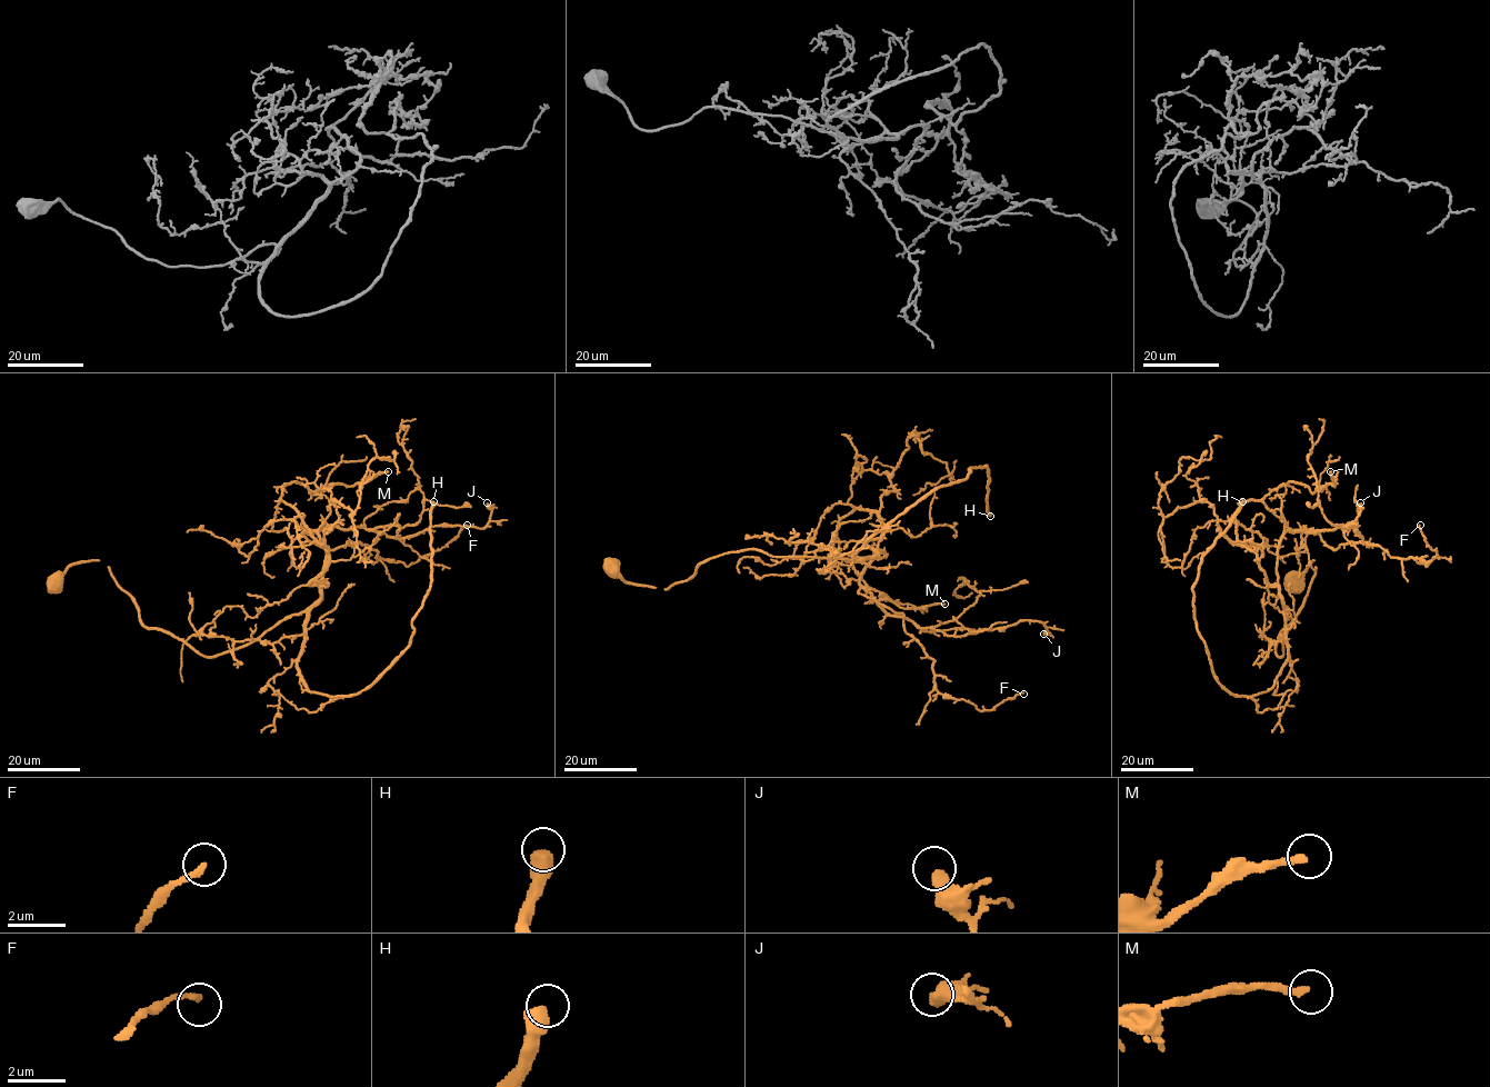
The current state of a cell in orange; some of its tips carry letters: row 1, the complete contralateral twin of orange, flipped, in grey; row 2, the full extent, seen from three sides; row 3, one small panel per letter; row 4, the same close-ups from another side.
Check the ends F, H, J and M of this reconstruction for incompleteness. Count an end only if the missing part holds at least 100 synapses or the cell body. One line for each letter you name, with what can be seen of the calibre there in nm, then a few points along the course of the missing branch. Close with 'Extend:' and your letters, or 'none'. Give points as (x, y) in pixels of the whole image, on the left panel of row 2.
H: 550 nm | (433, 501), (423, 497), (399, 505), (388, 492), (394, 470), (356, 468), (334, 488), (339, 514)
Extend: H

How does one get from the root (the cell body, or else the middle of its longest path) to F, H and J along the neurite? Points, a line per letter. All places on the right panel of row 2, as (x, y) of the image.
F: (1294, 584), (1313, 560), (1279, 657), (1287, 531), (1426, 566), (1437, 552), (1420, 525)
H: (1294, 584), (1313, 560), (1279, 657), (1283, 612), (1276, 682), (1233, 695), (1197, 629), (1192, 586), (1242, 501)
J: (1294, 584), (1313, 560), (1279, 657), (1280, 539), (1339, 527), (1362, 538), (1347, 527), (1360, 502)

